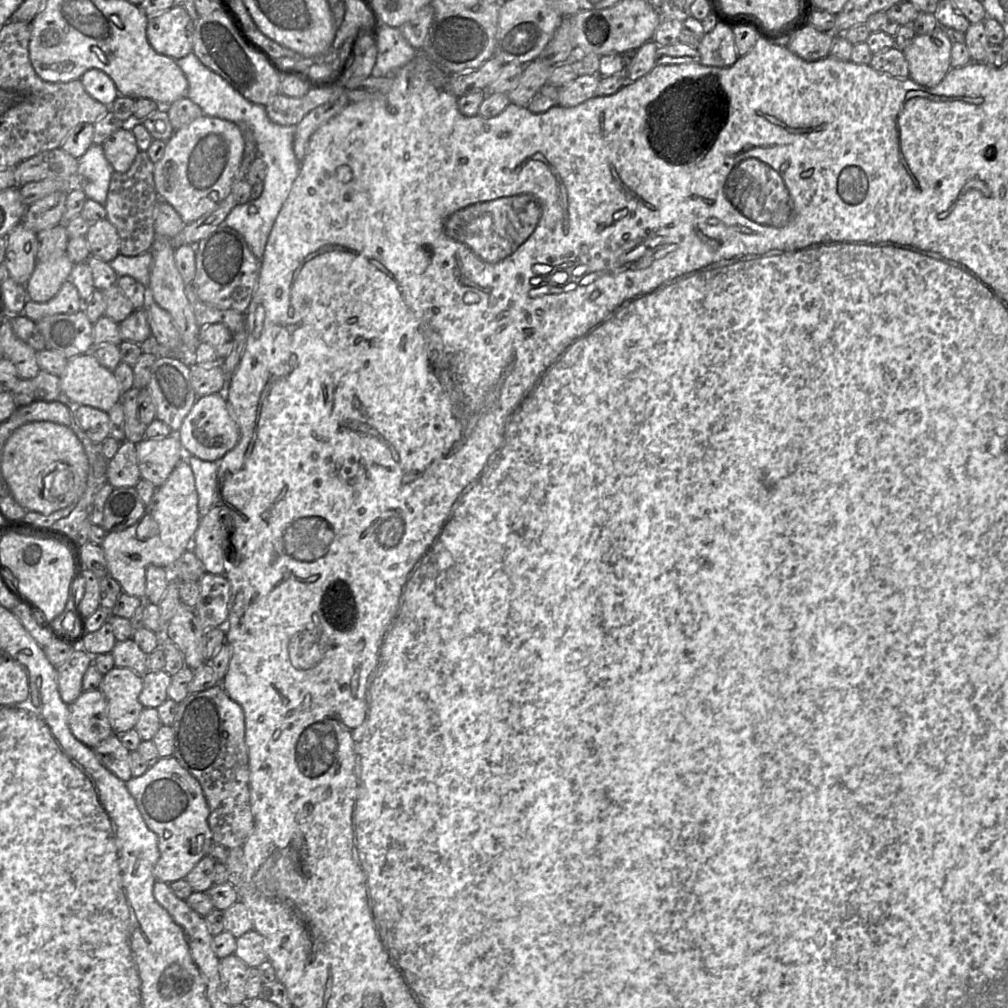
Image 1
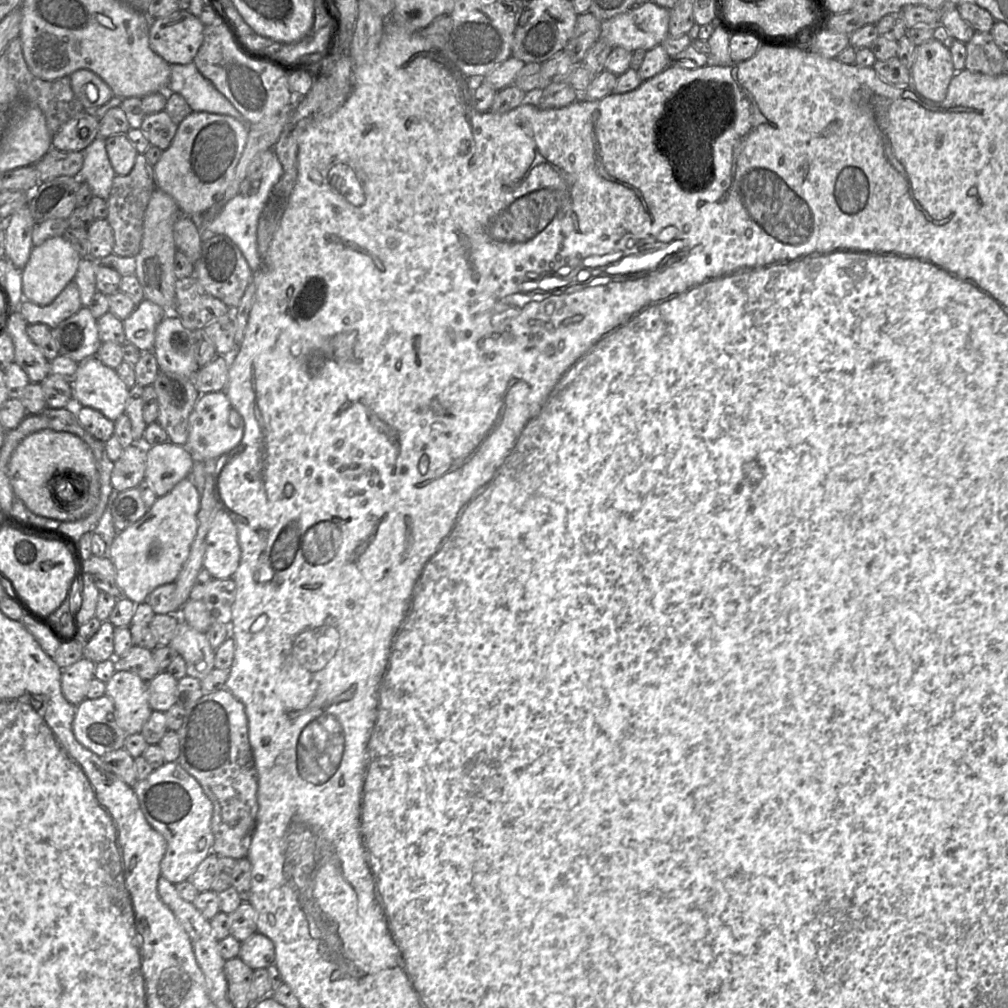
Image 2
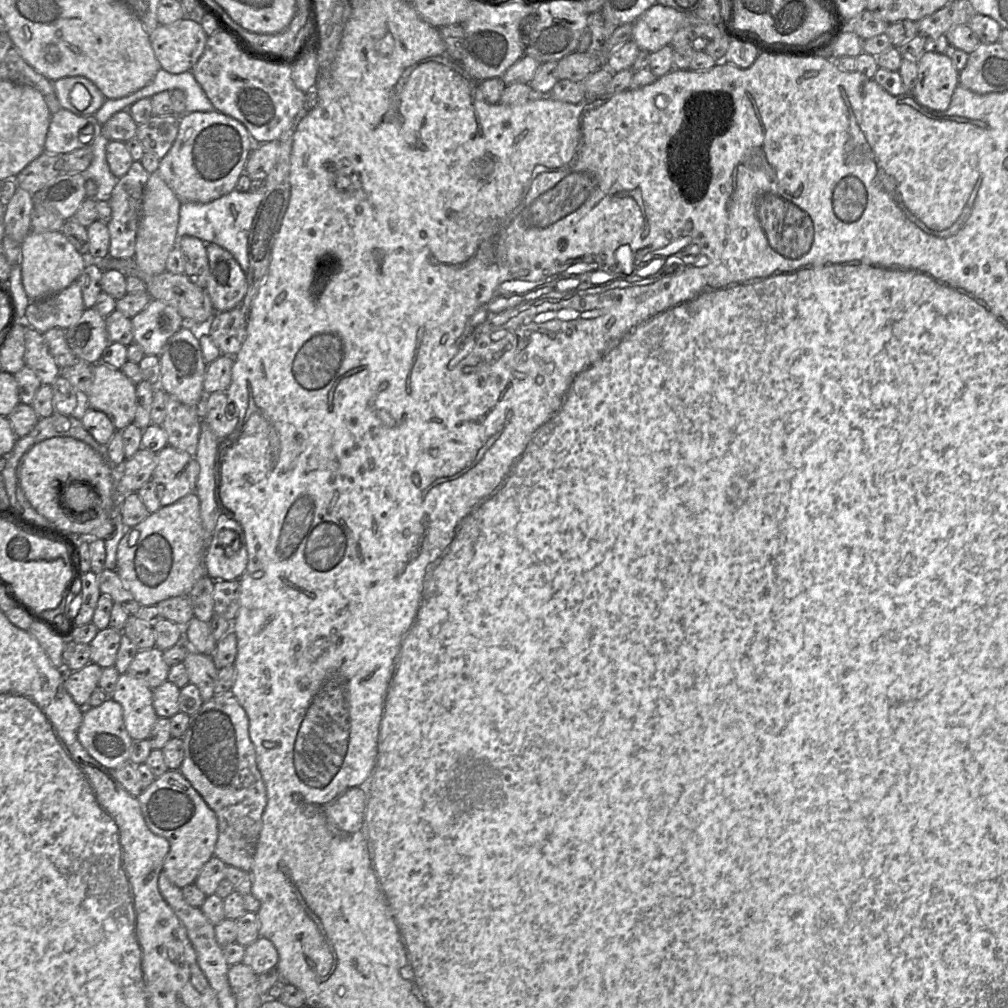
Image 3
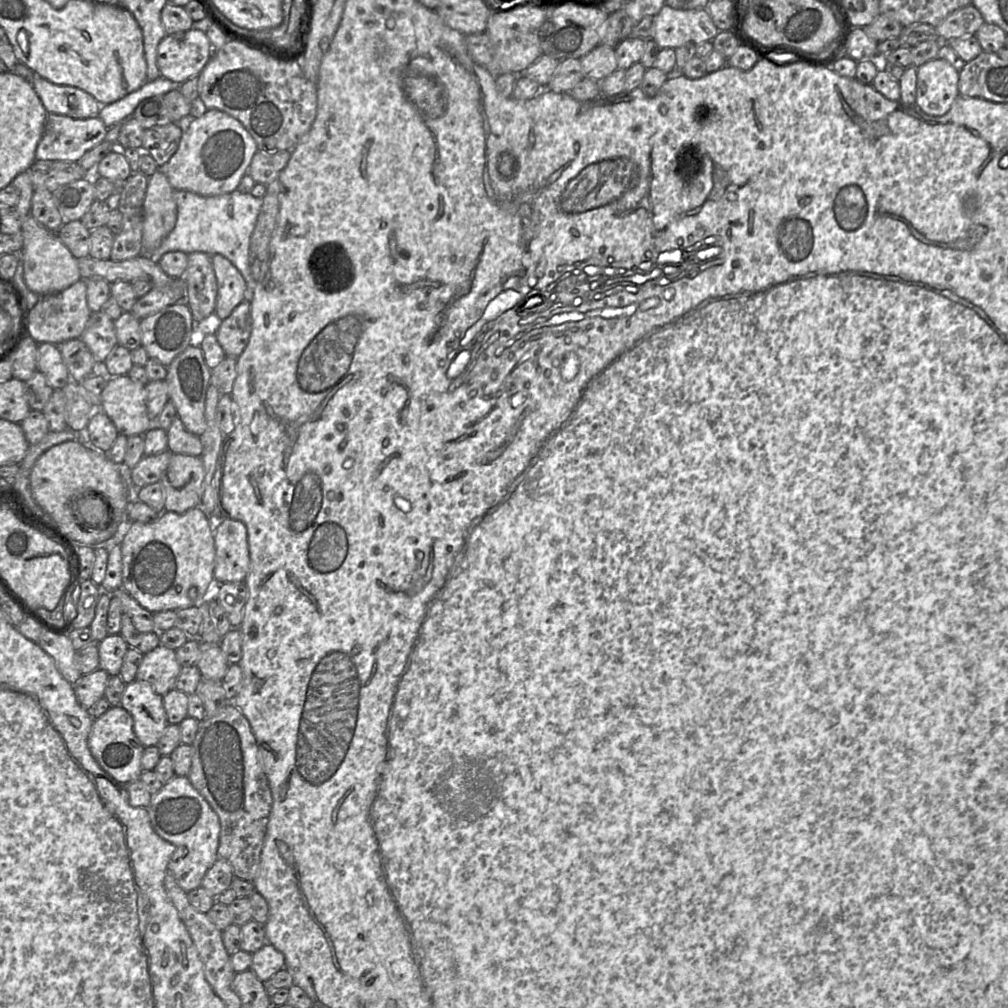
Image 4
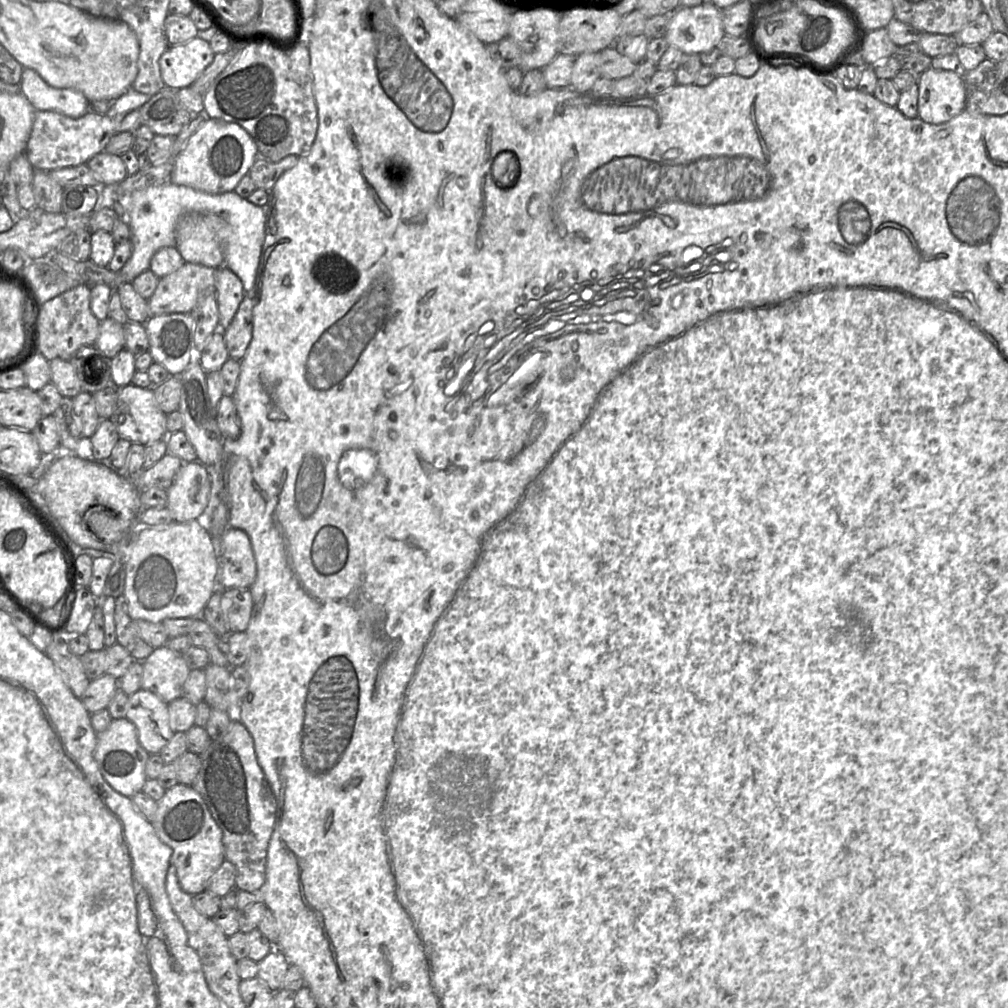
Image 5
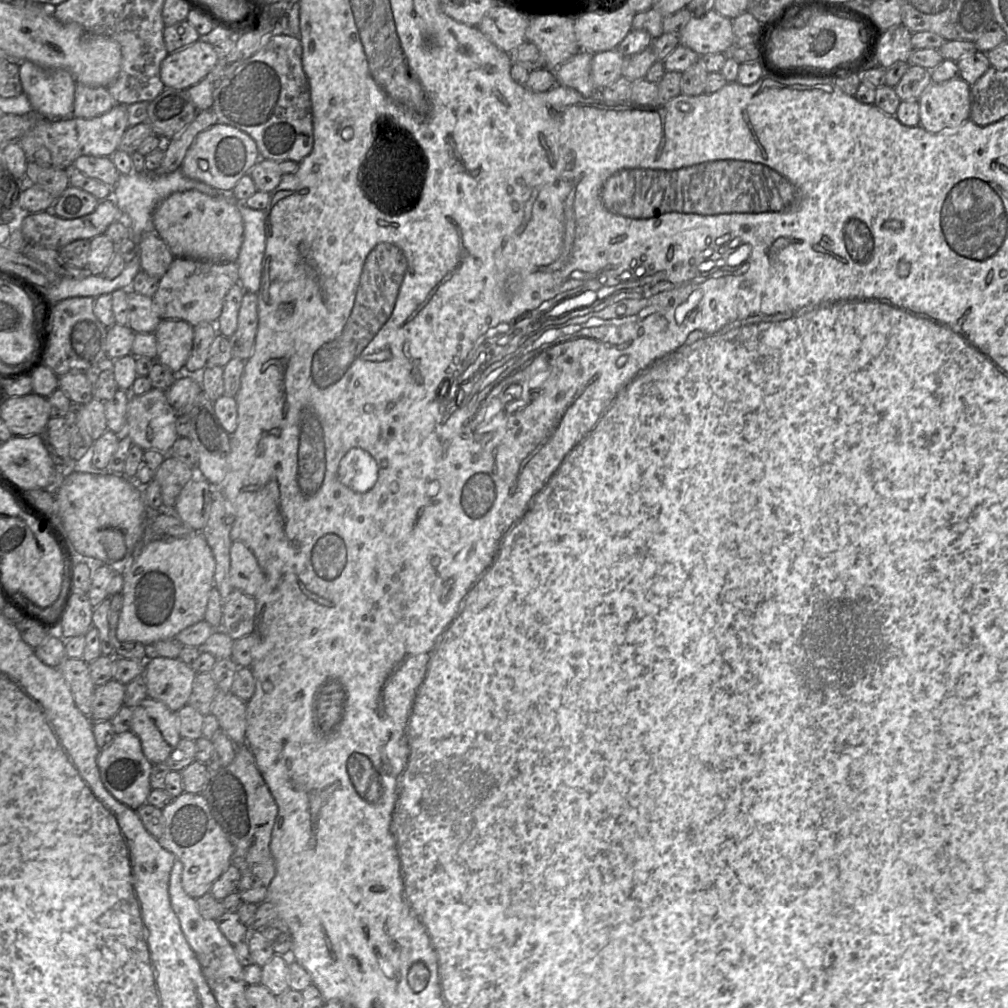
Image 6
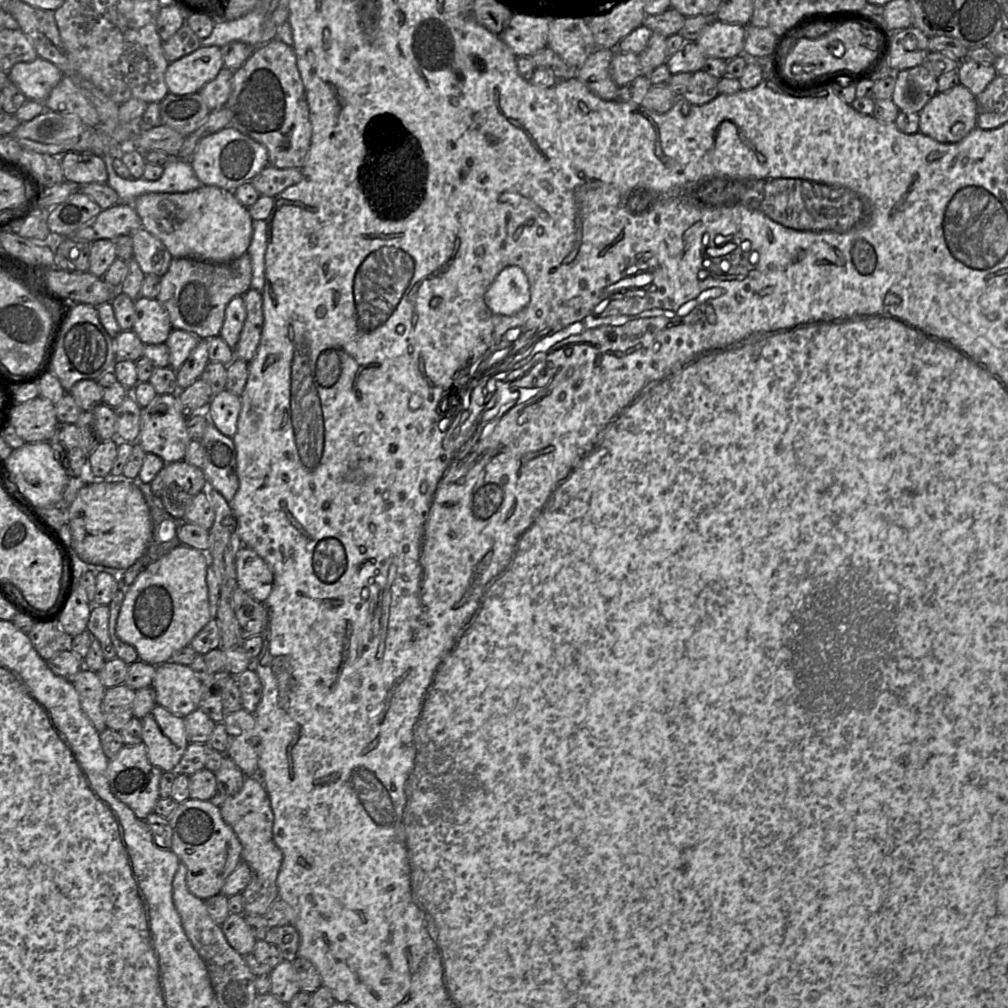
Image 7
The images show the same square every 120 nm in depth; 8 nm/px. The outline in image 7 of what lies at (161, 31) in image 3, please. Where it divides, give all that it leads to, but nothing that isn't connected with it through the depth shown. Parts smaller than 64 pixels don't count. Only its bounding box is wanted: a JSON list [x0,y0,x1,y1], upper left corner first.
[165,46,223,94]

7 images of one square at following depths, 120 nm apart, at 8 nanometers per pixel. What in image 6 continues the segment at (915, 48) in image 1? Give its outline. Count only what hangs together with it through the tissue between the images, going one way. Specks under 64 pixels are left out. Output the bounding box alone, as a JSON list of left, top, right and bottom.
[918,78,970,133]

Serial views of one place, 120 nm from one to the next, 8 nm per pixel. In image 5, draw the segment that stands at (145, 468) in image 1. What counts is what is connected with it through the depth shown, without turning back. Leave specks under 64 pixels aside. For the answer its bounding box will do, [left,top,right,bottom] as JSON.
[167,461,212,521]

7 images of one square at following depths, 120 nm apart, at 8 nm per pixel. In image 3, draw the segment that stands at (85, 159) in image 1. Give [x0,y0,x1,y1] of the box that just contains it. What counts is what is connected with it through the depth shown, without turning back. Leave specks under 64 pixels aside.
[82,134,118,201]

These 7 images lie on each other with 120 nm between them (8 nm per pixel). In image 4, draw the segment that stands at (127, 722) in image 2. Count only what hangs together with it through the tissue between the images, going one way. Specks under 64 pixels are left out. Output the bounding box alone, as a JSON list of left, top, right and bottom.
[120,680,168,746]

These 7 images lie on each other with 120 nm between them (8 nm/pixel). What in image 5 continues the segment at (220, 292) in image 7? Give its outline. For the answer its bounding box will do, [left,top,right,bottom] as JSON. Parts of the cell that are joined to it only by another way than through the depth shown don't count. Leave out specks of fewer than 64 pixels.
[148,262,215,316]

